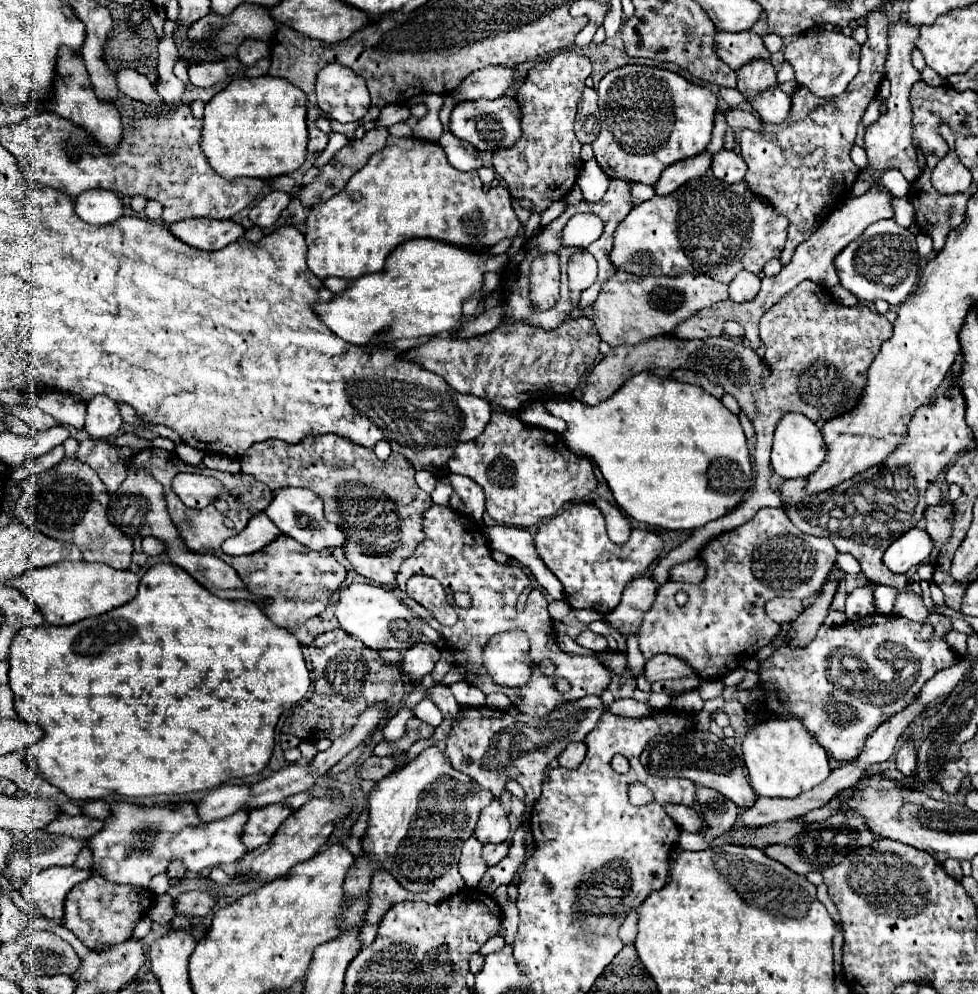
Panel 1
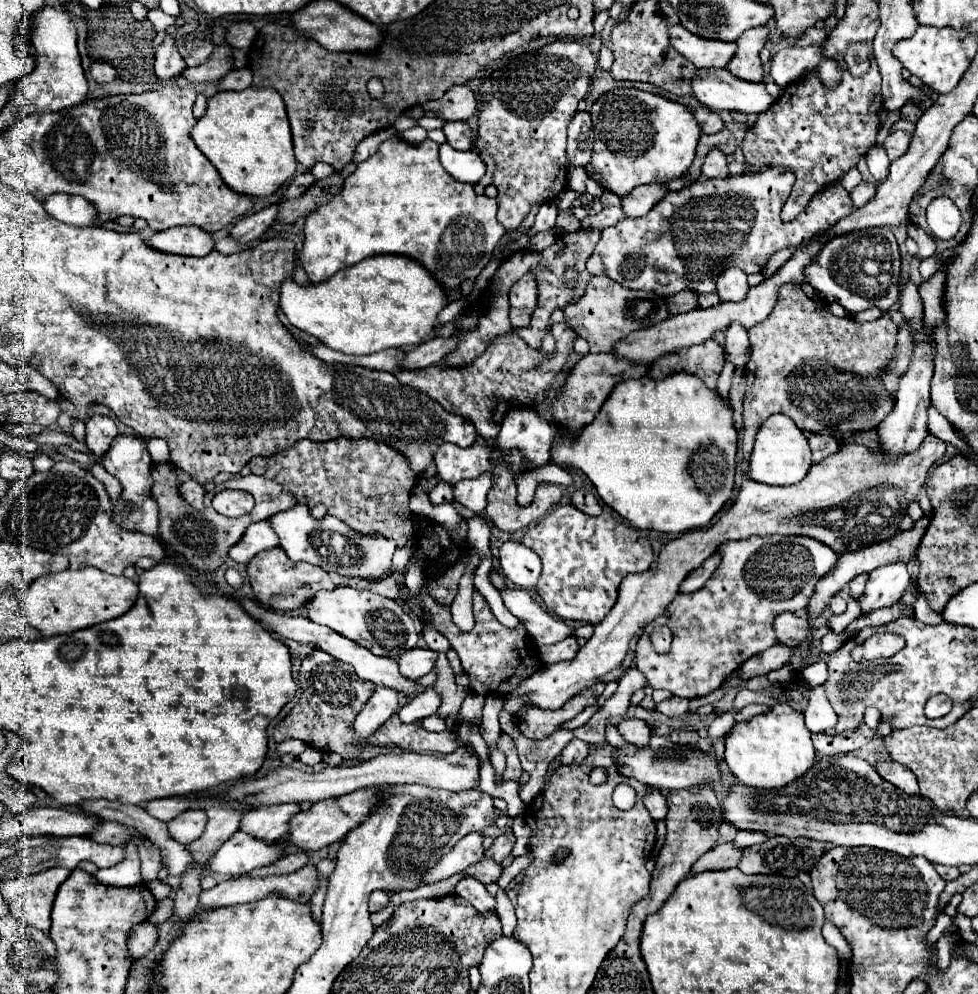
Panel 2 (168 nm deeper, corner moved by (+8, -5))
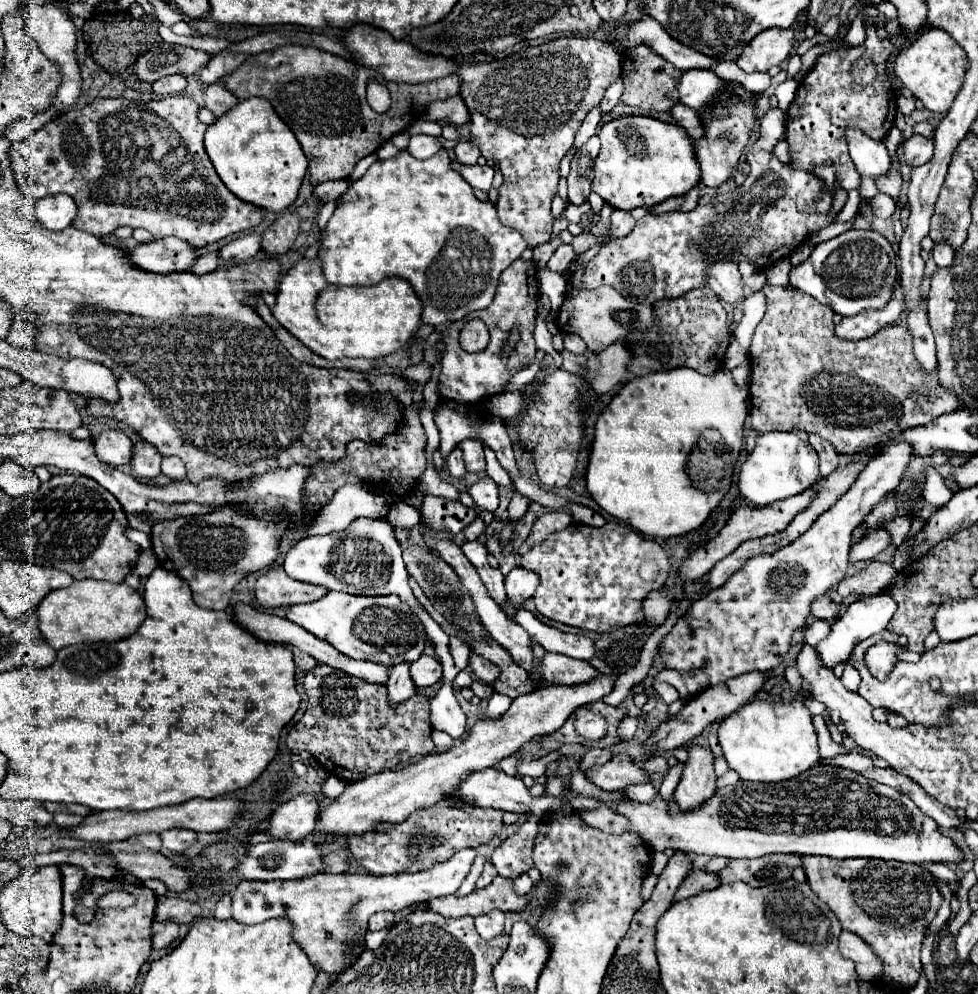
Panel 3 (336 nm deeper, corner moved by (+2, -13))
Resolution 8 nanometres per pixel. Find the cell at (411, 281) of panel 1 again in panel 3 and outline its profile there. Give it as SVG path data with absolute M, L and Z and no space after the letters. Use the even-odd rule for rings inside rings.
M299 260L279 282L277 304L273 316L283 328L287 328L297 340L301 340L315 354L337 360L337 358L383 358L399 348L411 344L423 324L421 312L423 302L415 294L413 286L403 278L385 278L375 286L351 286L345 292L347 314L341 316L321 316L317 310L319 292L325 292L329 282L321 274L319 260L307 262Z

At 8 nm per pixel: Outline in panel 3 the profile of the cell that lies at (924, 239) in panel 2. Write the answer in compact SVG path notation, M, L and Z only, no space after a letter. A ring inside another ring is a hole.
M935 244L931 250L931 256L937 266L951 266L953 264L953 250L949 244Z

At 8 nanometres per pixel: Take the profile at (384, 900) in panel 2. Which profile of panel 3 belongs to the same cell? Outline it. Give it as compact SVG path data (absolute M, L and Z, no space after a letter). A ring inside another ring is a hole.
M375 912L369 918L369 930L383 930L387 926L395 924L395 914L393 912Z

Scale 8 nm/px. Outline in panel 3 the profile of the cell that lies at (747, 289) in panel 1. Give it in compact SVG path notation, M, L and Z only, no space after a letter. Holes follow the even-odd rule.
M715 262L709 268L709 288L725 304L737 304L745 298L743 278L735 262Z

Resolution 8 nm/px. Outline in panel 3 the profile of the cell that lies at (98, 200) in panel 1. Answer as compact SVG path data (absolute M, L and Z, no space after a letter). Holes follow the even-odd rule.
M53 194L33 202L35 216L49 230L65 230L77 216L77 204L67 194Z

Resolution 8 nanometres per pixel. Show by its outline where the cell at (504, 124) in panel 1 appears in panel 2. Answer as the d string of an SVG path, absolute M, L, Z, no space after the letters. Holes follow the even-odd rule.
M447 122L443 126L443 132L447 136L447 142L455 150L471 150L473 138L471 138L471 130L465 122Z

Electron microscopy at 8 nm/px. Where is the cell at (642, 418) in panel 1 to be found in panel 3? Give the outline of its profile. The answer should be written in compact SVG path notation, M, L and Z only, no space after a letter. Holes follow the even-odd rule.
M727 368L721 370L721 374L715 374L713 378L697 374L695 370L669 370L669 374L647 374L645 378L635 378L627 382L621 388L621 392L613 396L613 400L609 402L609 406L603 410L603 414L599 416L595 424L595 440L593 440L593 448L589 456L589 470L587 470L589 474L587 486L589 486L593 500L617 520L627 522L629 526L633 526L635 530L651 538L673 538L673 536L685 536L693 530L699 530L733 484L733 470L735 470L735 462L743 446L743 422L747 414L749 414L749 392L737 388Z

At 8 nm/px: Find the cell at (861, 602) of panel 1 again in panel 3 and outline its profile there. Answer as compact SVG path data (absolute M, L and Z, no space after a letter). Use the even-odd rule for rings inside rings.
M817 598L817 602L813 602L813 616L817 616L819 620L827 620L827 622L835 622L839 616L839 604L835 604L829 598Z

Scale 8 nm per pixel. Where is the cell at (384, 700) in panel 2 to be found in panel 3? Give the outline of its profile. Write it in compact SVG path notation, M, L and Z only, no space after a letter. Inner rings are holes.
M397 664L389 672L387 680L387 698L391 706L399 706L415 694L415 684L409 676L409 664Z

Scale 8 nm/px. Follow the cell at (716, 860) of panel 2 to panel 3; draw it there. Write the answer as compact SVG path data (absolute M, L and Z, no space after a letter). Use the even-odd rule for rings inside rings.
M693 870L685 880L683 884L679 886L679 890L675 892L675 900L681 900L681 898L689 898L701 890L713 890L721 884L719 876L715 872L705 872L705 870Z

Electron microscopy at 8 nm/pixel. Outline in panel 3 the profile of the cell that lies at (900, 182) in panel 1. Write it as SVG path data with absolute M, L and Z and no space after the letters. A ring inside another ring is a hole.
M847 130L847 142L849 154L863 176L859 194L863 199L872 199L879 193L873 176L883 176L891 168L891 156L883 142L875 142L869 136L859 134L859 130Z

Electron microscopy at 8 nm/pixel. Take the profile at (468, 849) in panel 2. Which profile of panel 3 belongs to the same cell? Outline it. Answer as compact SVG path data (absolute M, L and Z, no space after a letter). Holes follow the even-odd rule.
M465 848L453 854L447 862L441 862L425 872L417 874L313 874L299 880L269 880L269 882L239 882L231 892L231 912L237 922L259 924L269 918L287 918L293 922L293 938L309 954L309 960L317 970L327 974L343 970L341 962L341 938L357 932L357 920L367 922L373 912L391 910L399 912L415 902L433 900L439 896L455 894L467 878L471 864L477 856L475 848ZM353 914L353 922L349 922Z

